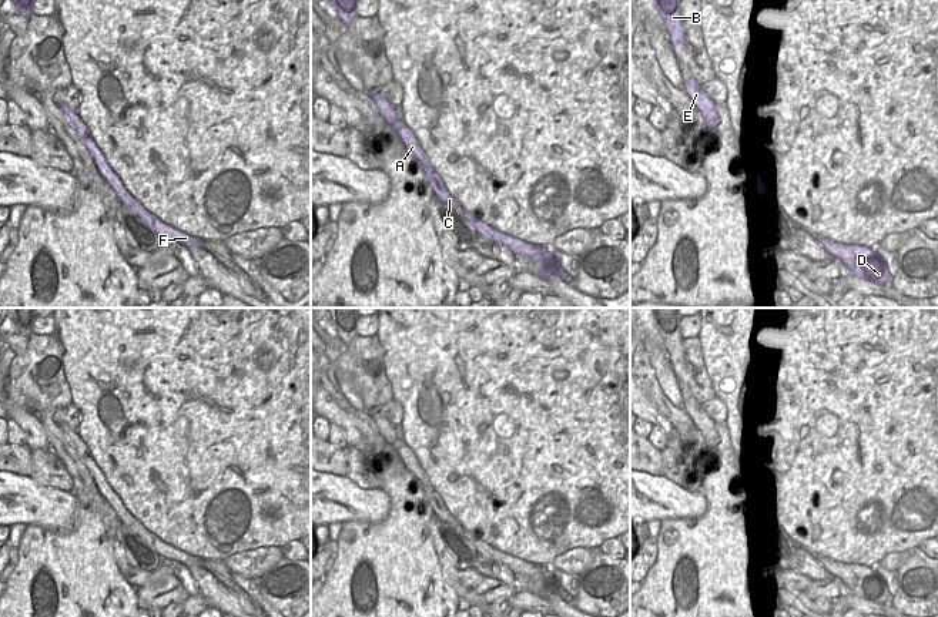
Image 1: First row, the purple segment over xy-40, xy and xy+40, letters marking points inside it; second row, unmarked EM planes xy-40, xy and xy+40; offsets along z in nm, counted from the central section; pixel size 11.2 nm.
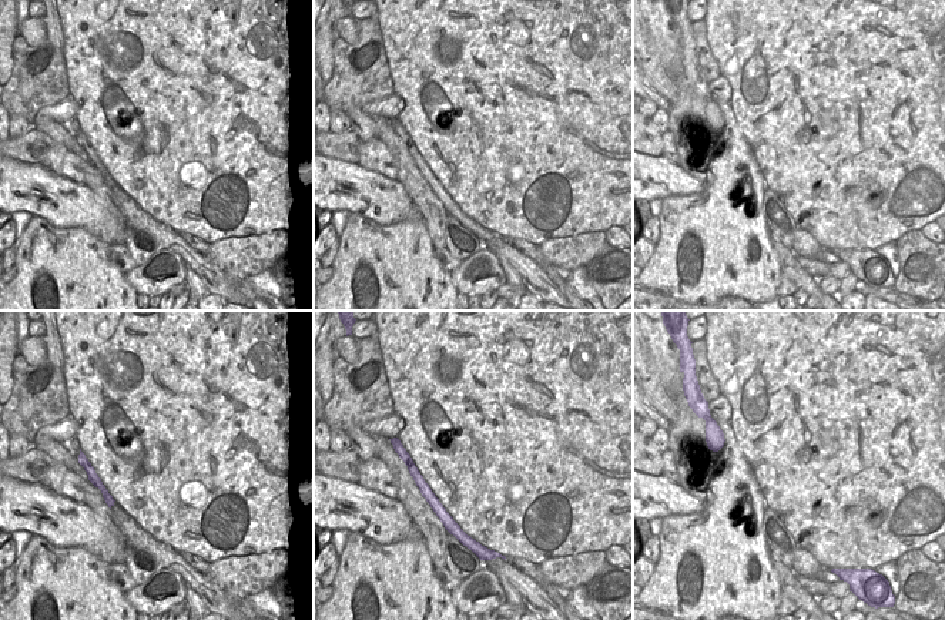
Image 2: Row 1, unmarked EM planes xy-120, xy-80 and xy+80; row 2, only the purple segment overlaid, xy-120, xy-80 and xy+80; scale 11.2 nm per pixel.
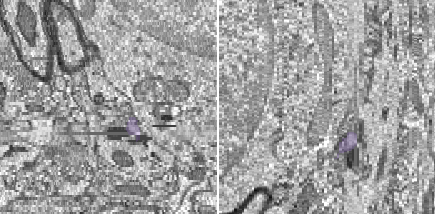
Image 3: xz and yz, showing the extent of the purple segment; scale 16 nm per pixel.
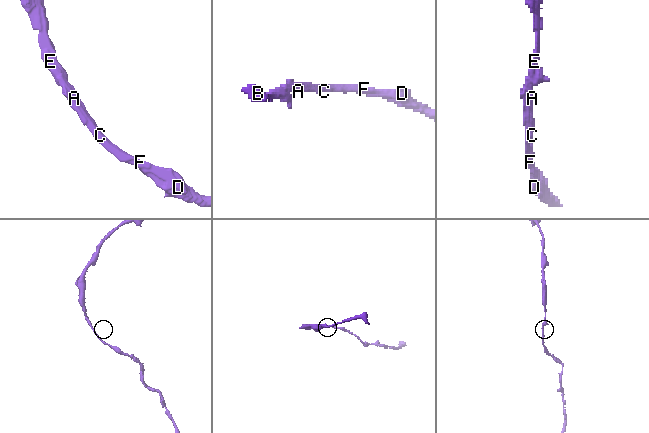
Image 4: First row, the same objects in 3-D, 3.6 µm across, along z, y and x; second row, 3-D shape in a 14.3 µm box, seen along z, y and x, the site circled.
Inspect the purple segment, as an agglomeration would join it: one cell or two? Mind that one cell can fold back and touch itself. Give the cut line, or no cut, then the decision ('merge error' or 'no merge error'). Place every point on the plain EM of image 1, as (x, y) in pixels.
no cut; no merge error

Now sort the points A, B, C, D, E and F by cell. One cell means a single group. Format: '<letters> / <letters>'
A B C D E F

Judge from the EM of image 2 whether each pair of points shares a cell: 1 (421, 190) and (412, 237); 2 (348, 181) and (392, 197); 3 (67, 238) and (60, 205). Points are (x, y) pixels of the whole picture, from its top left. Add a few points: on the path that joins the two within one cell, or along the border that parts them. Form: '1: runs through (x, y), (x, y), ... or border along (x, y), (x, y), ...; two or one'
1: border along (408, 191), (424, 218), (431, 238); two
2: runs through (359, 190), (381, 197); one
3: border along (33, 215), (56, 227), (83, 227), (97, 237); two

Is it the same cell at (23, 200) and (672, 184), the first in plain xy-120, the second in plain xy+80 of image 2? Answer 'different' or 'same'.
same

